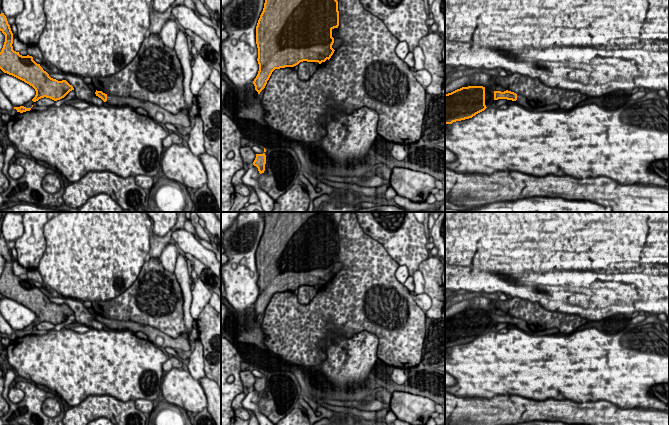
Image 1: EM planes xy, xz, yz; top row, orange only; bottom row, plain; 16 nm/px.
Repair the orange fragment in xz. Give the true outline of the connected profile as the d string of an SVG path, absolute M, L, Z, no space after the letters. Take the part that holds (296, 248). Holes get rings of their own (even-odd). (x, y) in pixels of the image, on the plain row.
M265 212L264 232L256 250L259 295L253 308L258 318L265 312L275 293L294 291L303 285L321 288L329 284L335 275L332 272L332 254L338 250L338 225L333 212Z

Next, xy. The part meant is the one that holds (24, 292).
M4 237L0 238L0 255L5 259L0 276L0 293L32 310L36 315L33 326L44 321L57 325L74 314L66 304L58 305L51 302L32 280L22 280L13 274L13 257Z

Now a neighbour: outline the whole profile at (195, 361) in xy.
M197 338L195 340L193 350L189 353L187 357L186 369L190 372L192 377L198 381L206 377L204 371L204 356L203 356L203 345L201 341Z

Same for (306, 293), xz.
M303 285L298 288L298 302L307 305L317 295L319 289L313 286Z

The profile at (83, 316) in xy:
M50 297L49 300L58 305L66 304L73 310L77 324L83 324L96 330L103 330L104 325L91 314L82 301L73 298Z

